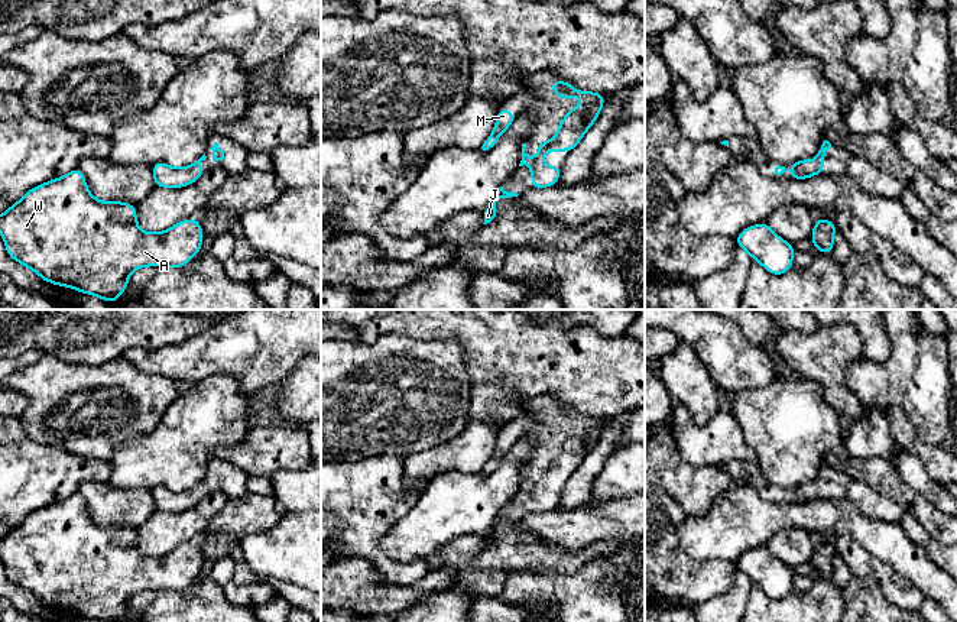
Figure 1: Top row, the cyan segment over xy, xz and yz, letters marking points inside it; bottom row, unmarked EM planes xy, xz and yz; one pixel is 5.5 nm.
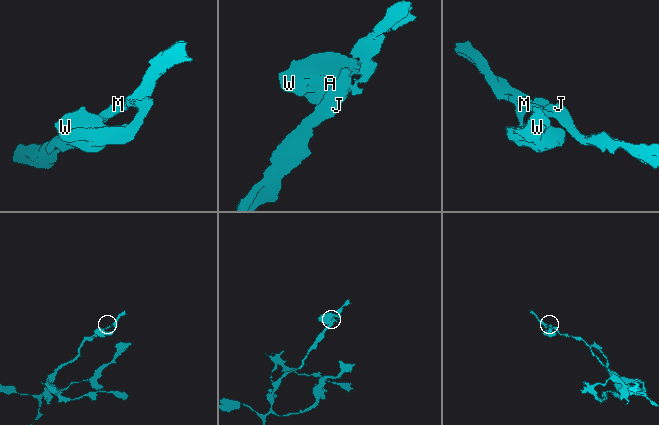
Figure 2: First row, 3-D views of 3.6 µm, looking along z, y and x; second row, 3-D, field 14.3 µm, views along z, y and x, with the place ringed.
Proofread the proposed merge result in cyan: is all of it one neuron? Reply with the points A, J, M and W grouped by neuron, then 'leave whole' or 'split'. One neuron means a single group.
A J M W | leave whole

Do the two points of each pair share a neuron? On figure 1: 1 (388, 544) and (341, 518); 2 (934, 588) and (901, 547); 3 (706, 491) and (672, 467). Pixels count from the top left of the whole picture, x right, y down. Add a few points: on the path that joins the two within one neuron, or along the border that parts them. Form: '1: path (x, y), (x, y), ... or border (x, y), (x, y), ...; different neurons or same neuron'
1: border (404, 515), (378, 544), (398, 561); different neurons
2: path (927, 577), (907, 557); same neuron
3: path (697, 488), (693, 488), (681, 476); same neuron

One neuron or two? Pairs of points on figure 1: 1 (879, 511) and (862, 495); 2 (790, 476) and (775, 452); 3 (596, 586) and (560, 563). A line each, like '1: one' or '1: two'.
1: one
2: one
3: two

